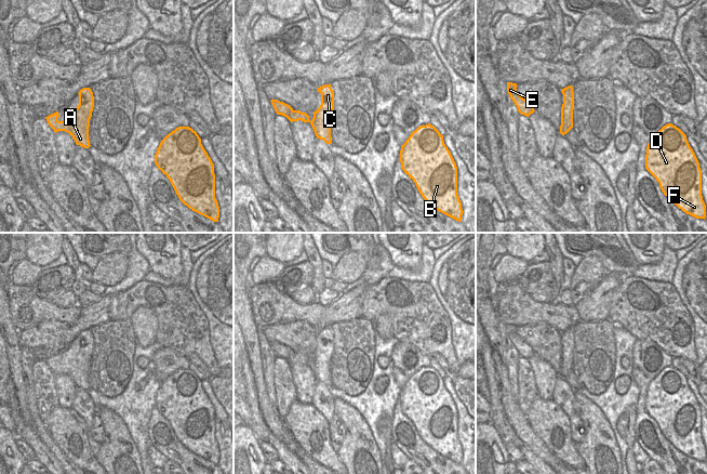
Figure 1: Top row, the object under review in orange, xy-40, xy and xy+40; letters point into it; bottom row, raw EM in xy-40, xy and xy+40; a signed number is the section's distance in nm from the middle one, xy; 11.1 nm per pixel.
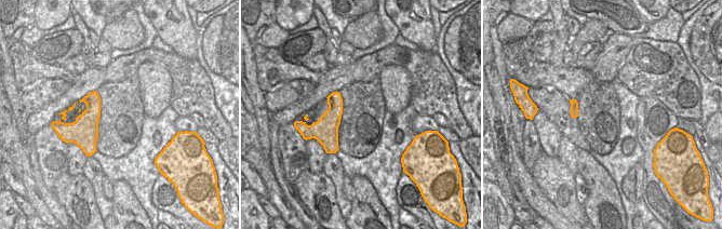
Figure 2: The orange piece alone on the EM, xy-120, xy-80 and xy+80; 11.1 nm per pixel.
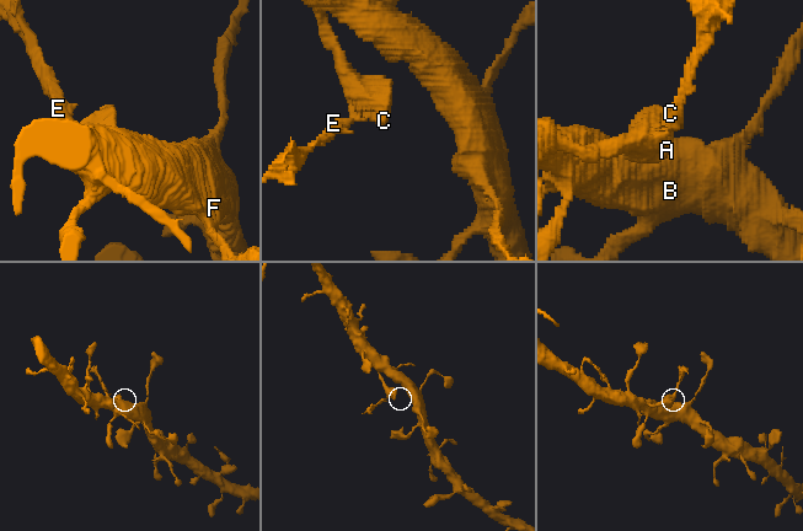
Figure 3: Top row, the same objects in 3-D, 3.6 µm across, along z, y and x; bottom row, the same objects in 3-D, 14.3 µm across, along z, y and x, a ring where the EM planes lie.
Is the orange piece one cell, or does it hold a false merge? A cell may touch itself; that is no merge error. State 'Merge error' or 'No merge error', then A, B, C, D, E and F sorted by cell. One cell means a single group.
Merge error. Groups: A B C D F / E.

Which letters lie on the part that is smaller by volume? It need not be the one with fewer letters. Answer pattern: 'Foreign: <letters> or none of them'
Foreign: E

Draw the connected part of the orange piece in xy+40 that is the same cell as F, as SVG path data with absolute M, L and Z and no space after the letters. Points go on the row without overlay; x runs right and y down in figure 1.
M668 366L650 382L645 410L673 447L686 457L705 462L702 412L686 378L679 370Z

